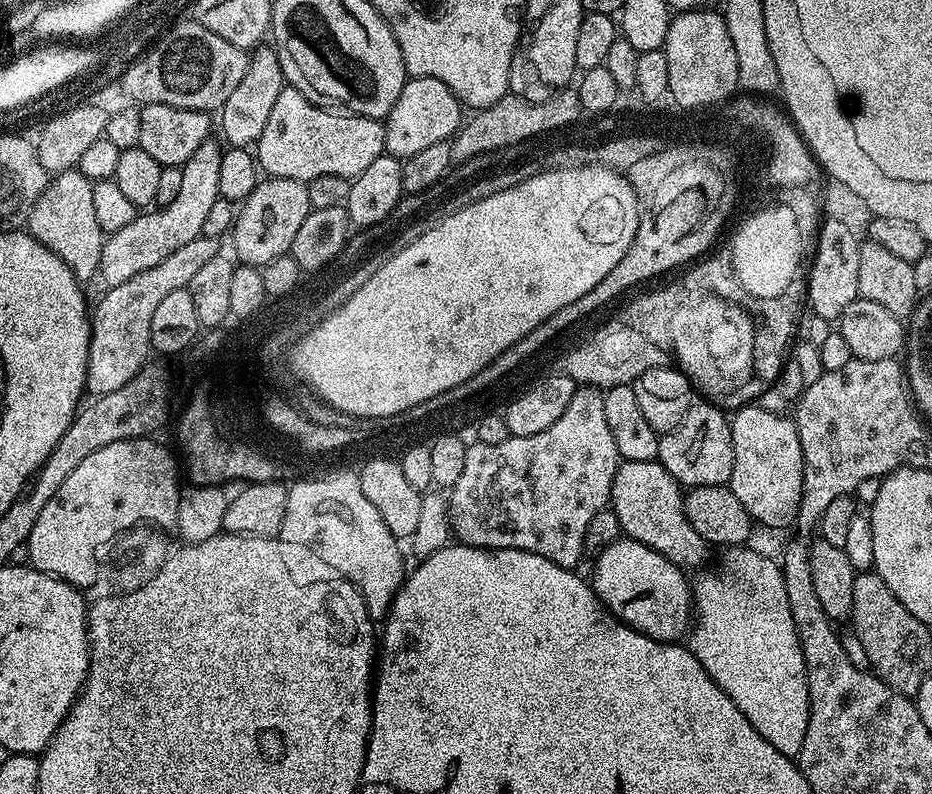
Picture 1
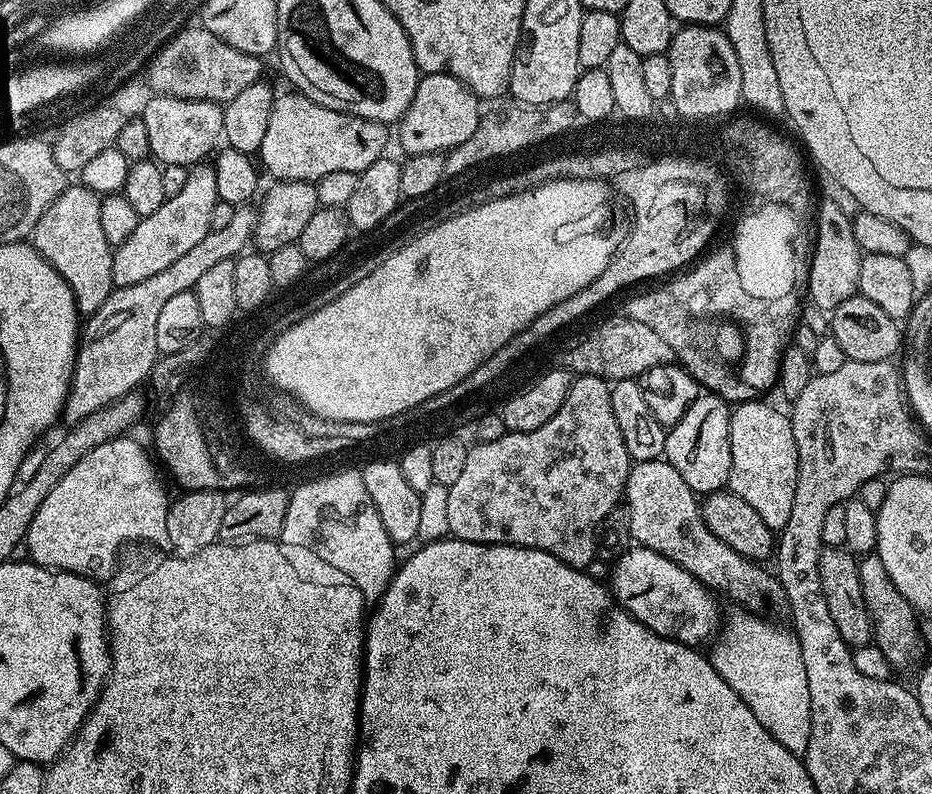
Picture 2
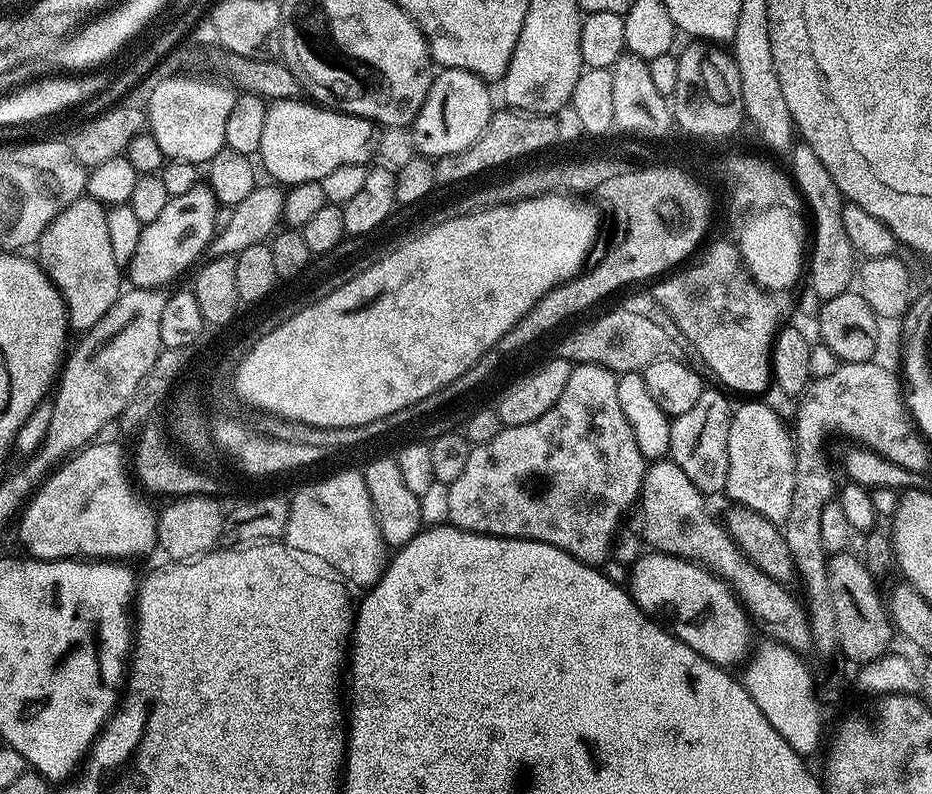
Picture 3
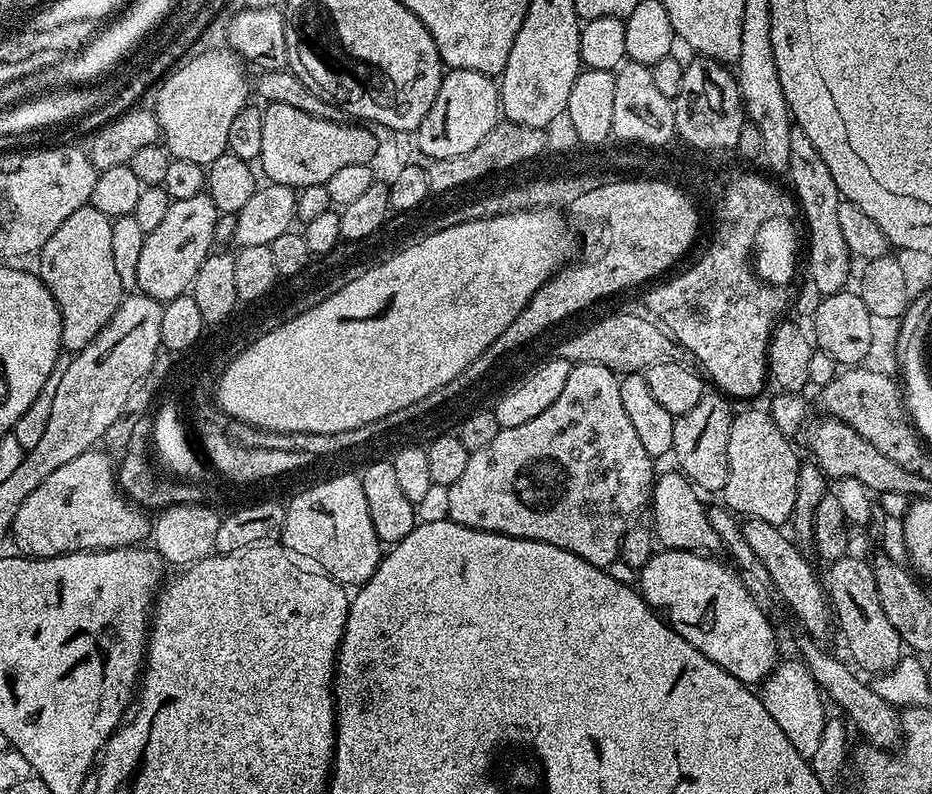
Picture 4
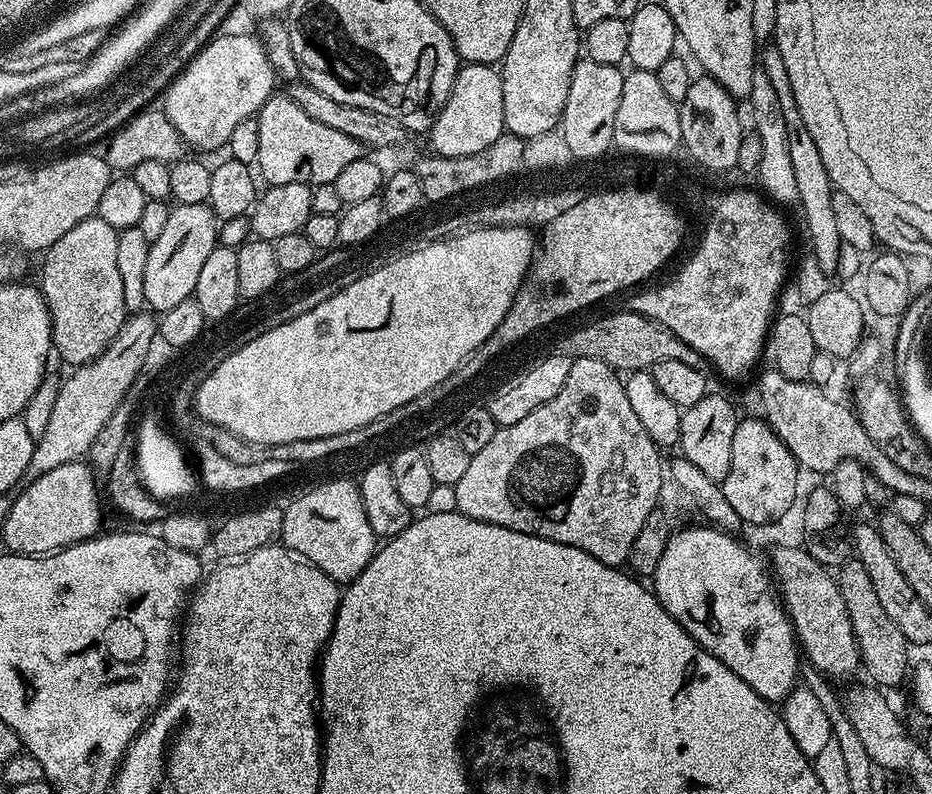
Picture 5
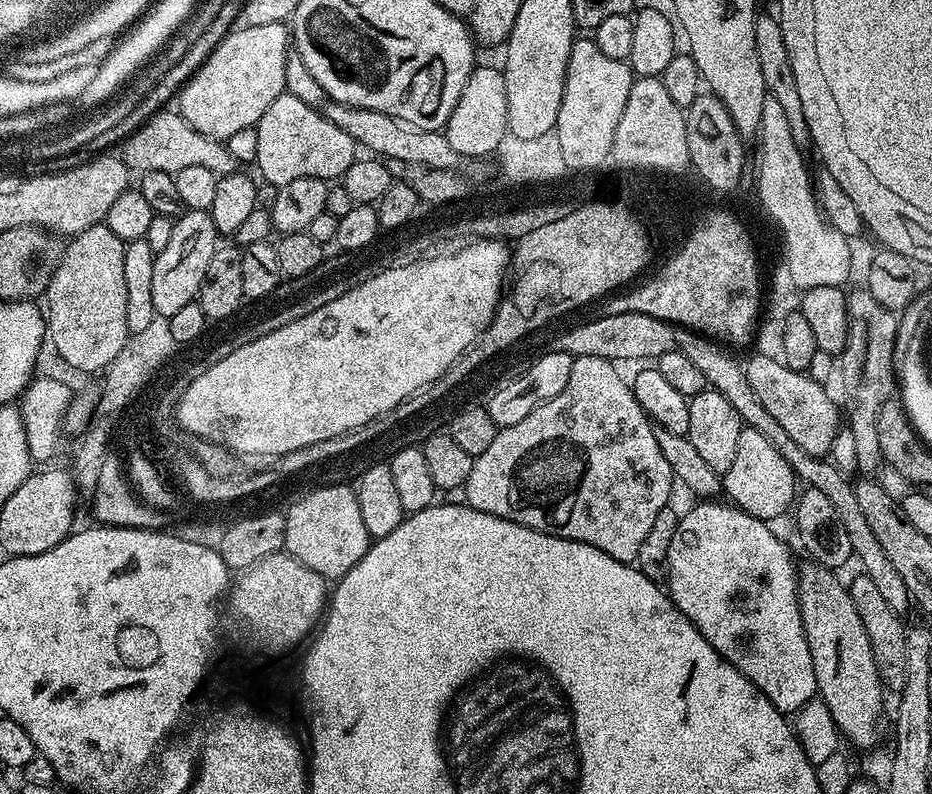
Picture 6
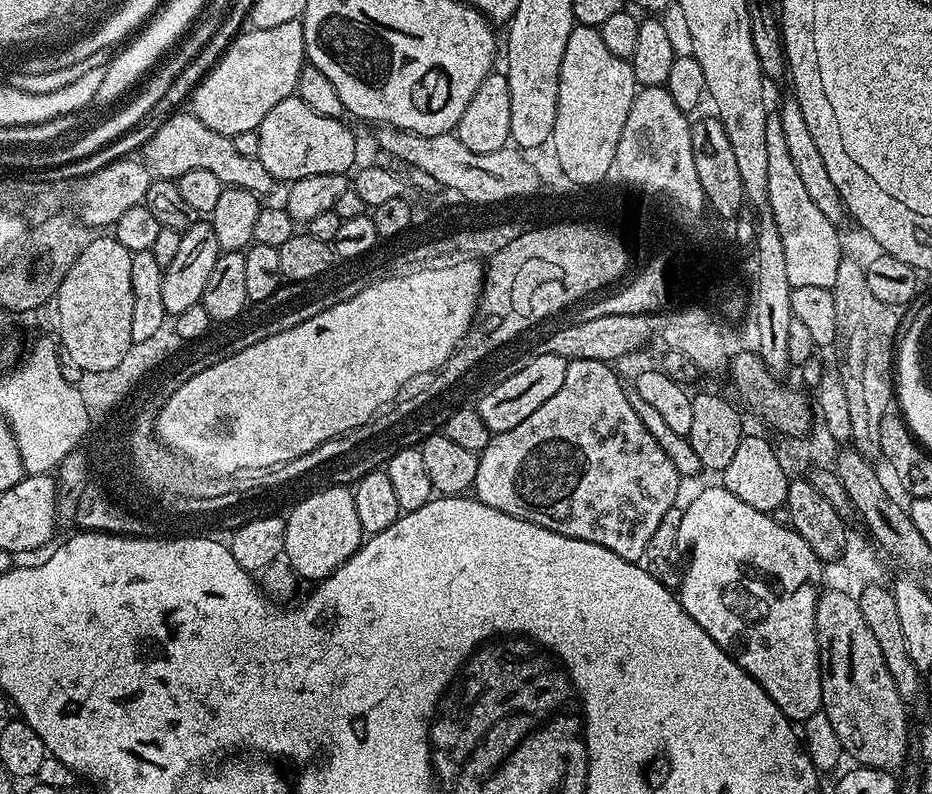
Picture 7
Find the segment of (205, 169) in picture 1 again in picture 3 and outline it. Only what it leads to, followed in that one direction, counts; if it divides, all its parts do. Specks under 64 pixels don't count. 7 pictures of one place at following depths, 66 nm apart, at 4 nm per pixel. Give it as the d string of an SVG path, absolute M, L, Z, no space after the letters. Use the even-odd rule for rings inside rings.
M198 182L186 194L171 197L162 214L144 225L142 238L126 266L126 280L133 288L161 288L176 279L203 251L216 235L216 196L207 183Z

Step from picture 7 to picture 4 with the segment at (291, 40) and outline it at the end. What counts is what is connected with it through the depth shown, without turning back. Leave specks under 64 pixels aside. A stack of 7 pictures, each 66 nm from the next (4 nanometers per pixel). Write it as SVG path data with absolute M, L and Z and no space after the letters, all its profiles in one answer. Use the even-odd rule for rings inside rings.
M221 46L194 56L185 59L165 75L155 89L154 111L162 144L168 149L169 157L207 166L214 162L214 158L228 151L230 125L234 118L238 118L240 111L250 104L250 84L244 81L245 65L241 57L231 48Z

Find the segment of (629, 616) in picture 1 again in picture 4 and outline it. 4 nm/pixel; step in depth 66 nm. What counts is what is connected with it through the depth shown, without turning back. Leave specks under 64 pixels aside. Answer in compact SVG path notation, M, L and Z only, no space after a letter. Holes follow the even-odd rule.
M676 548L656 550L638 570L638 591L653 612L663 617L668 627L674 629L679 636L686 638L686 642L690 642L694 650L706 654L710 662L724 668L743 684L756 686L768 677L778 663L776 632L772 629L767 614L756 605L755 598L748 593L749 585L742 579L741 573L729 568L719 564L716 558L708 554L679 552Z

